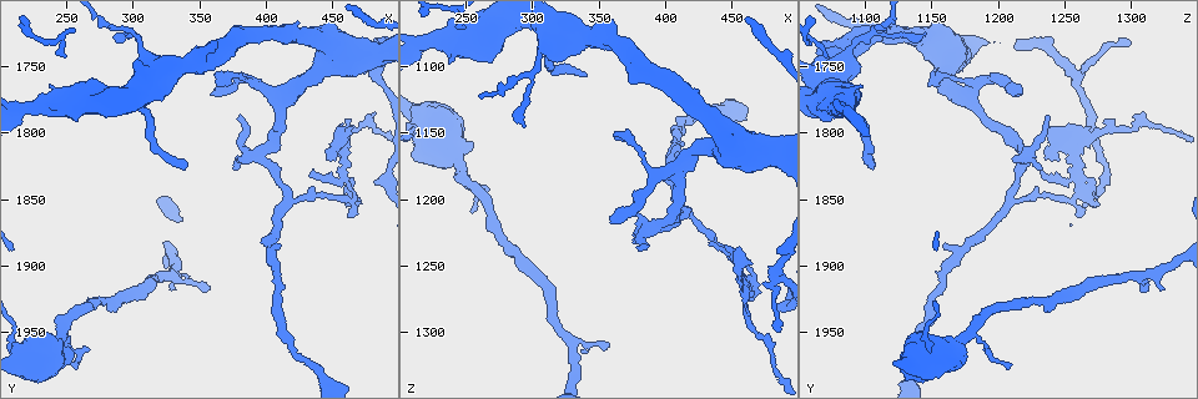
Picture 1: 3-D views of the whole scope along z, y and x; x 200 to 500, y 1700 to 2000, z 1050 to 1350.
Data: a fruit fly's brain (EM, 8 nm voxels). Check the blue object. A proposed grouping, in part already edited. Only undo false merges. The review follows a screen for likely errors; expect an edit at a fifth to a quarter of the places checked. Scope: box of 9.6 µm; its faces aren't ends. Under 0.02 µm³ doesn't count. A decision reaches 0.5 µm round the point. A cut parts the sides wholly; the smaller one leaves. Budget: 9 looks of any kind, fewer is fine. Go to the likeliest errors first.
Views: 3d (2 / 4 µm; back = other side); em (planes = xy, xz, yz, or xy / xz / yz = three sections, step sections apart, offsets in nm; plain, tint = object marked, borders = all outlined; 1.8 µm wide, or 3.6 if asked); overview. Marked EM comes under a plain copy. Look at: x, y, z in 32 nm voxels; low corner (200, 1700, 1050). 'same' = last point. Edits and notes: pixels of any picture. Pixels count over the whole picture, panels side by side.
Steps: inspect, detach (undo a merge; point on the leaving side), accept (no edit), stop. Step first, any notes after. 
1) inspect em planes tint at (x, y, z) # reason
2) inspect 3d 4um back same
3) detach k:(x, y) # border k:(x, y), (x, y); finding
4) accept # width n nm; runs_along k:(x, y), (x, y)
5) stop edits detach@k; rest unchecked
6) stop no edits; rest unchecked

inspect em planes tint at (464, 1846, 1258) # abrupt turn

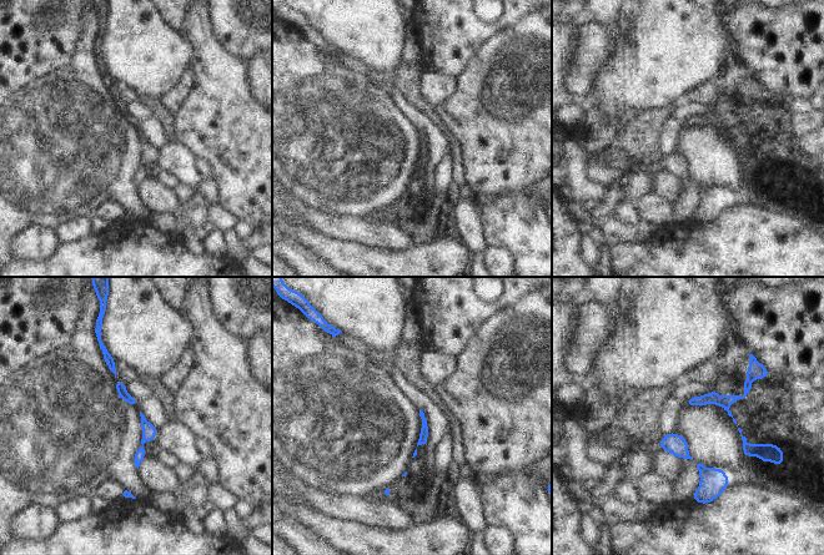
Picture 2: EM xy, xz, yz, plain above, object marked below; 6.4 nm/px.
accept # runs_along 2:(753, 374), (740, 397), (691, 403); one neuron here

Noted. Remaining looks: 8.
inspect em yz step 16 tint at (398, 1816, 1220) # sharp bend

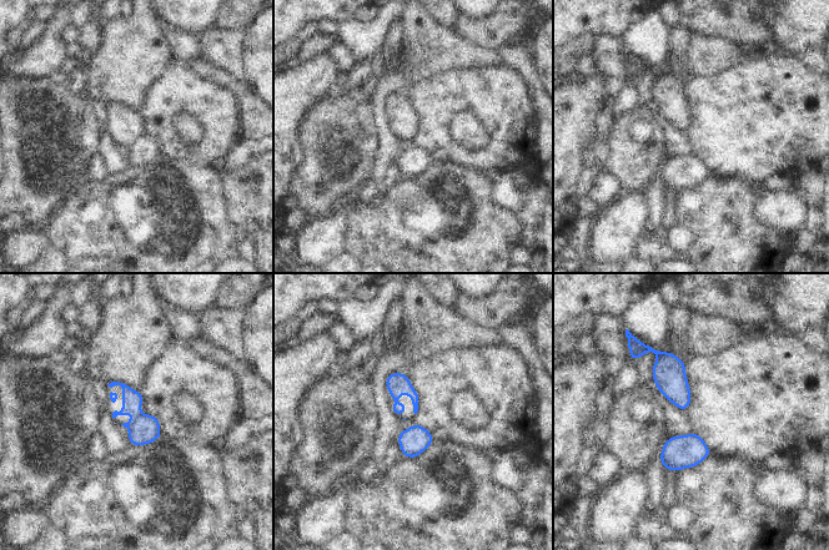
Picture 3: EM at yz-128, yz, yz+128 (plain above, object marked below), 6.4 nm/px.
detach 3:(146, 429) # border 3:(142, 414), (127, 428); two neurons meet here

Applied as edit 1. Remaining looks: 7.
inspect em 3.6um planes tint at (450, 1732, 1152) # calibre changes

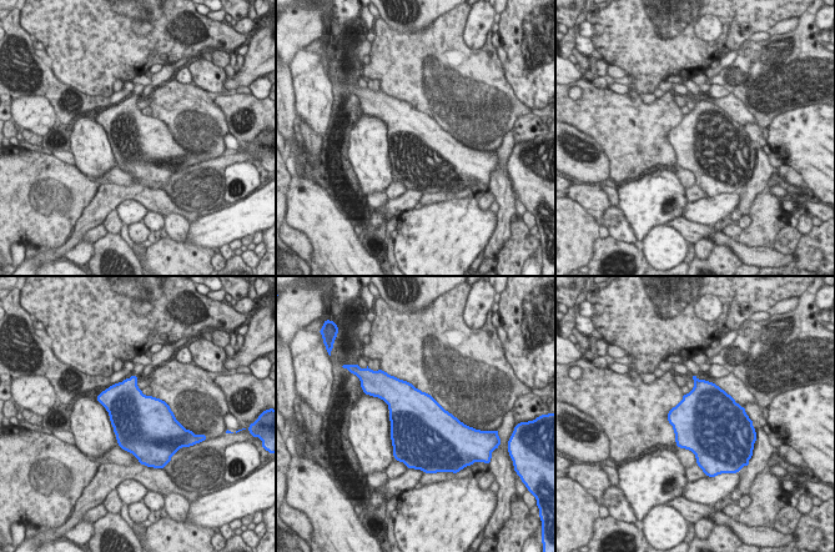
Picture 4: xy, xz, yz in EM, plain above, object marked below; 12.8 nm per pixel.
accept # continuous, no second neuron

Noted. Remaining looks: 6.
stop edits detach@3; rest unchecked

